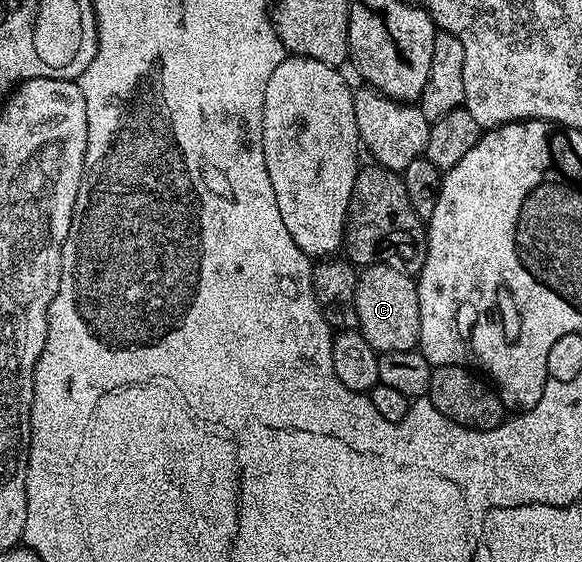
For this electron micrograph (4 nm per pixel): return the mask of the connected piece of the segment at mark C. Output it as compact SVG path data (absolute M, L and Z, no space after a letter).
M372 264L358 273L359 281L355 291L358 331L382 354L393 350L412 350L419 343L421 310L419 289L416 281L397 270L392 264Z

